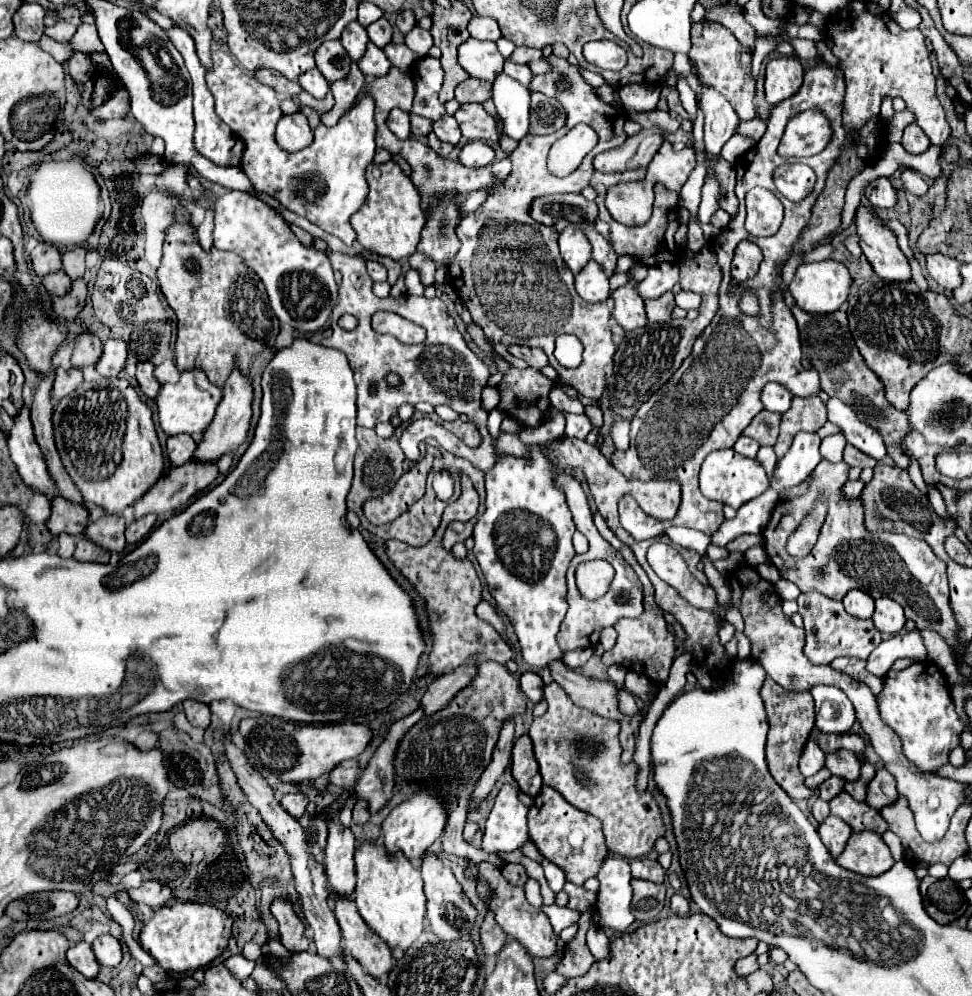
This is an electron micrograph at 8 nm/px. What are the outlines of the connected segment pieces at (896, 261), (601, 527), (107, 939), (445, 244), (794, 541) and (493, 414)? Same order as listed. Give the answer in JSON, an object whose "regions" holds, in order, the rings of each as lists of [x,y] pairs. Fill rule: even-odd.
{"regions":[[[[859,206],[857,210],[857,234],[861,236],[863,254],[881,280],[909,282],[911,266],[907,256],[897,246],[895,234],[871,212],[873,210],[865,206]]],[[[595,512],[593,518],[595,518],[595,526],[597,526],[599,534],[601,534],[613,548],[617,548],[617,550],[623,554],[623,558],[631,564],[631,568],[637,572],[637,576],[639,576],[639,580],[641,580],[641,584],[643,584],[643,592],[645,592],[645,600],[643,600],[645,610],[643,610],[643,614],[641,614],[639,618],[635,618],[635,620],[619,620],[619,622],[615,624],[615,630],[617,630],[617,634],[619,634],[617,644],[615,644],[609,652],[605,652],[605,654],[601,656],[601,662],[603,662],[607,668],[613,666],[613,664],[617,664],[617,666],[623,666],[623,668],[627,668],[627,670],[631,670],[631,672],[637,672],[637,670],[641,668],[641,672],[643,672],[653,684],[663,686],[663,684],[667,682],[669,668],[671,668],[673,658],[675,658],[675,638],[671,638],[671,632],[667,630],[667,622],[665,622],[665,618],[663,618],[663,614],[661,614],[661,608],[659,608],[657,602],[655,602],[655,588],[653,588],[653,584],[651,584],[651,580],[647,578],[647,574],[643,572],[643,568],[637,564],[633,552],[607,528],[605,520],[601,518],[601,514]]],[[[105,934],[105,936],[99,936],[95,938],[93,942],[93,952],[95,952],[95,958],[97,962],[103,966],[103,968],[117,968],[123,954],[121,954],[121,944],[117,938],[113,938],[111,934]]],[[[445,196],[443,202],[435,206],[431,216],[427,218],[417,250],[429,256],[435,264],[447,266],[449,260],[459,250],[459,240],[455,236],[457,224],[459,224],[459,210],[455,198]]],[[[819,502],[815,506],[815,510],[801,522],[797,532],[789,538],[787,552],[791,556],[807,556],[809,554],[809,550],[817,542],[817,534],[819,534],[819,528],[823,524],[823,518],[825,518],[825,504]]],[[[491,410],[489,412],[489,420],[487,420],[487,428],[489,428],[489,434],[491,438],[497,438],[500,432],[500,425],[505,417],[505,414],[500,410]]]]}

